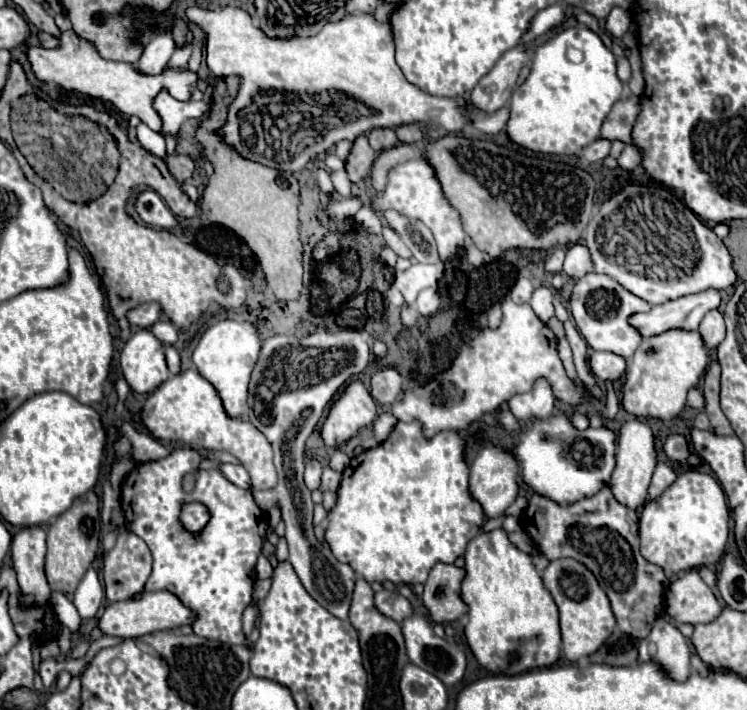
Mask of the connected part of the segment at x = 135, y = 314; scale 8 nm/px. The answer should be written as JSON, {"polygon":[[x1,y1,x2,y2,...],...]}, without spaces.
{"polygon":[[144,303,128,313,128,321,132,327,140,329,150,329,160,317,162,317,162,307,158,303]]}

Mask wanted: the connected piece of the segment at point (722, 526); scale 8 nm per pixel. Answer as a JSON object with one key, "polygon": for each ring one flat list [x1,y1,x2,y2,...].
{"polygon":[[688,469,688,471,680,473,678,479,658,499,652,499,644,505,644,511,640,515,640,551,650,563,660,565,664,571,670,569,670,571,678,573,682,569,690,569,696,565,718,563,720,557,724,555,726,539,728,539,726,495,714,477,700,469]]}

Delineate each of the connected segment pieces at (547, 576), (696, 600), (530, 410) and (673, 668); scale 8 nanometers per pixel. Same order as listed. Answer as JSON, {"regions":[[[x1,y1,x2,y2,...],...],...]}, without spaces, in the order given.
{"regions":[[[574,559,550,561,544,575,544,585,552,593,560,611,560,631,562,631,562,651,568,661,578,661,580,657,594,655,604,641,612,635,616,627,616,617,612,613,610,601,596,577]],[[694,571,674,579,666,591,666,613,676,623,712,623,720,611,714,593]],[[538,379,532,391,516,395,508,405,518,421,530,423,536,419,548,419,556,413,556,395,546,379]],[[658,617,646,639,640,641,638,661,656,661,670,671,672,679,686,681,690,675,690,649,684,635,666,621]]]}

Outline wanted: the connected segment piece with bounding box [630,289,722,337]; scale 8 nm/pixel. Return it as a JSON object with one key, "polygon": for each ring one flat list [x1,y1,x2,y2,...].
{"polygon":[[706,289,702,293,686,295,676,301,656,305,648,313,634,315,634,319,630,319,630,323,634,323,634,327,638,327,638,331,642,331,644,337,658,335,662,331,668,331,670,327,698,329,702,317,710,309,718,309,720,301,722,301,720,291]]}

